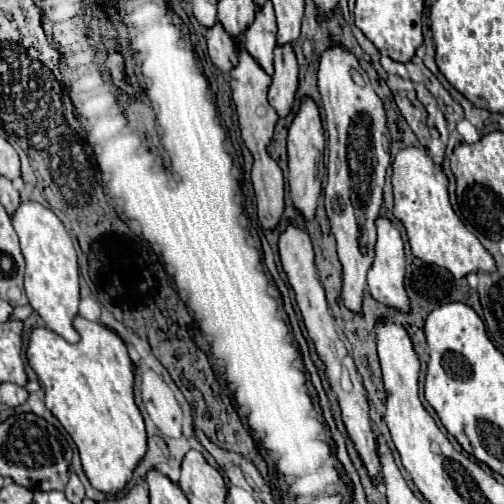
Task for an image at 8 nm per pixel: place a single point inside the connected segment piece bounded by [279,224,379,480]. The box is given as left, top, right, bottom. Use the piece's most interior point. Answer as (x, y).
(295, 249)

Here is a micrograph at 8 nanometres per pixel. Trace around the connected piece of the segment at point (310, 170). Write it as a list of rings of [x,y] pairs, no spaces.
[[[311,96],[301,98],[301,106],[289,126],[287,132],[287,152],[289,152],[289,186],[291,186],[291,200],[295,208],[309,220],[315,214],[317,198],[321,194],[321,178],[325,176],[323,164],[323,150],[325,150],[325,136],[323,124],[319,118],[317,104]]]

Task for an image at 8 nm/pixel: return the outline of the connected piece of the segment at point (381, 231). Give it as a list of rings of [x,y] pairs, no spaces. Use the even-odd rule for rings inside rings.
[[[379,216],[375,220],[377,226],[377,242],[375,242],[375,256],[373,256],[373,264],[367,272],[367,286],[369,292],[375,300],[383,302],[383,304],[391,304],[397,306],[401,310],[409,310],[409,300],[403,288],[403,278],[405,278],[405,252],[403,252],[403,238],[399,228],[385,216]]]

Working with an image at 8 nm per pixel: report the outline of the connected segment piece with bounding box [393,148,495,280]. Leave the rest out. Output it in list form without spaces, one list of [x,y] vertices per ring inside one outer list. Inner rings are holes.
[[[405,148],[397,152],[393,162],[393,194],[393,214],[403,222],[411,252],[419,260],[449,270],[457,280],[471,272],[495,272],[493,256],[453,212],[447,194],[447,176],[431,164],[425,148]]]

